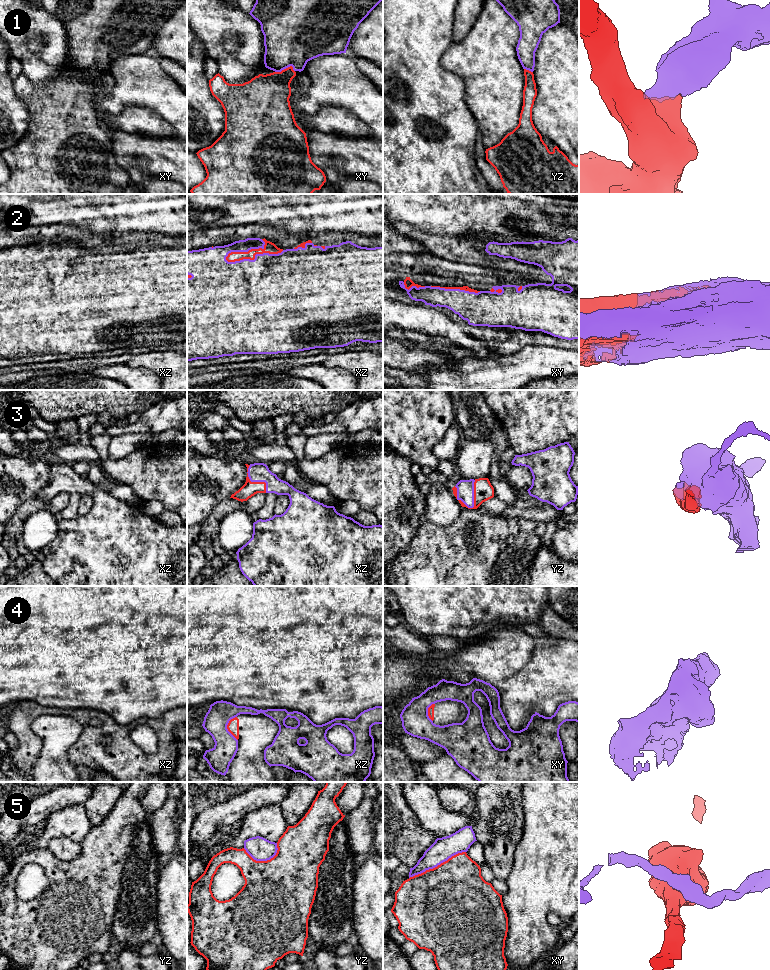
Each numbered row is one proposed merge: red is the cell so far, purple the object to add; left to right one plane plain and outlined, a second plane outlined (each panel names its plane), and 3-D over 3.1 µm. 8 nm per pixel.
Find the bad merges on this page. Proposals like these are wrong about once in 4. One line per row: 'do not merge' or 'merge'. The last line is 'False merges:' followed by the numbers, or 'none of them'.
1: merge
2: merge
3: merge
4: do not merge
5: do not merge
False merges: 4, 5

